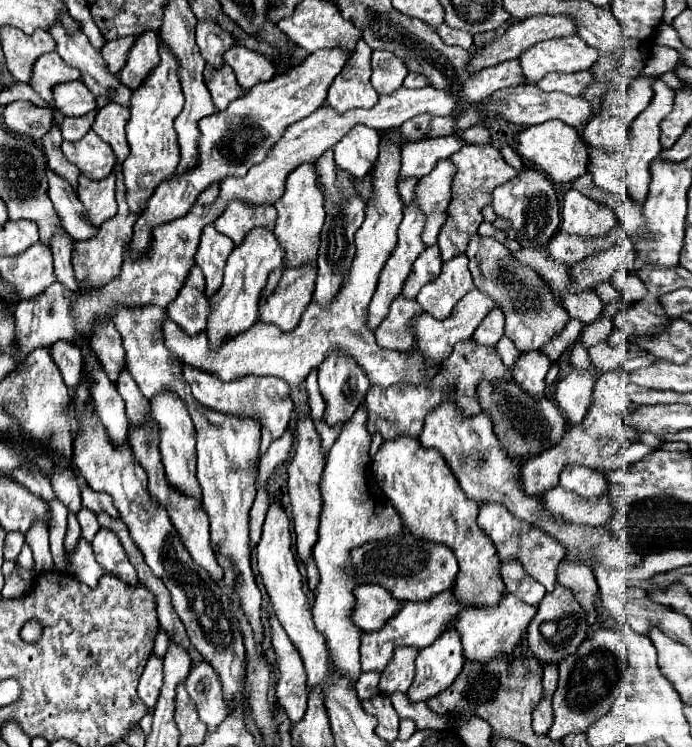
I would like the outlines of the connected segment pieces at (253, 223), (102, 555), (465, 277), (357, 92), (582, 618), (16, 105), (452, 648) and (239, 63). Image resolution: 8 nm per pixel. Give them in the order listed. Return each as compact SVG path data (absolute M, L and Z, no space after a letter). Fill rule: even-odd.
M231 202L225 210L225 214L221 214L215 220L215 228L217 232L229 236L235 246L239 246L243 242L243 238L253 230L253 228L267 228L273 230L275 226L275 218L277 212L273 206L245 206L243 202Z
M101 528L93 538L93 552L97 556L97 562L105 568L105 572L117 574L117 576L129 580L133 586L137 584L137 572L129 564L129 558L125 554L117 534Z
M465 254L451 258L449 262L445 262L445 266L441 270L441 278L437 278L437 282L429 282L429 286L421 288L417 302L423 306L425 312L429 312L437 320L451 316L455 304L469 290L475 288L467 264L469 262L467 262Z
M361 40L357 50L347 60L345 68L333 80L329 88L329 104L337 112L347 112L355 108L371 108L377 104L379 94L371 86L371 48Z
M561 584L555 586L555 590L551 594L543 596L543 600L537 606L537 616L529 624L529 632L527 632L529 650L543 664L557 664L563 658L567 658L569 654L575 654L577 648L585 642L585 638L587 638L587 614L585 614L585 610L577 604L577 600L573 598L573 592L569 588L563 588ZM543 622L557 622L557 634L551 638L545 638L539 630L539 626Z
M17 100L5 108L7 130L19 136L29 136L33 140L43 138L53 126L53 120L55 120L53 108L39 108L31 102Z
M453 628L441 634L437 642L419 650L415 664L417 674L407 694L411 702L425 702L451 686L465 664L459 632Z
M239 44L229 48L223 60L233 68L243 90L251 90L255 84L267 82L275 76L275 66L269 62L269 58Z

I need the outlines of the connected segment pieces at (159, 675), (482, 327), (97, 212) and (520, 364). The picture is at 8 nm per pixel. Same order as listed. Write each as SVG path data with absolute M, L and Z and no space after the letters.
M151 656L147 666L145 666L145 672L139 680L139 698L145 702L145 706L151 710L159 698L159 690L161 690L161 684L163 684L163 666L161 666L161 658L157 656Z
M493 310L473 332L473 340L483 346L497 346L497 342L503 336L503 326L505 326L505 316L501 310Z
M111 172L103 180L89 180L81 176L81 190L77 190L77 194L87 210L89 222L95 222L95 226L101 226L105 220L117 214L115 180L115 172Z
M525 352L519 356L517 364L509 370L515 376L515 382L533 398L545 396L545 374L551 362L541 352Z

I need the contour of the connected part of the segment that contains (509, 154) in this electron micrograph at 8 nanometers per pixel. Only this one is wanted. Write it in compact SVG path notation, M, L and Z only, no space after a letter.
M503 146L503 148L501 148L501 154L503 154L503 160L505 160L509 166L513 166L513 168L517 168L517 170L523 168L523 158L521 158L511 146Z

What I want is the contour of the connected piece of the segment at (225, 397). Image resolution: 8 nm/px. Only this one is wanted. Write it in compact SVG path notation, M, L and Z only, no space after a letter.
M183 366L183 378L185 382L191 386L193 396L197 398L199 404L223 412L223 414L233 414L241 418L241 408L243 408L243 416L247 418L255 418L261 424L261 454L267 452L269 444L277 438L283 436L283 432L289 426L289 418L293 412L293 400L291 400L291 388L287 382L283 382L281 378L257 378L257 376L245 376L239 380L231 380L231 382L223 382L217 376L197 370L193 366Z

